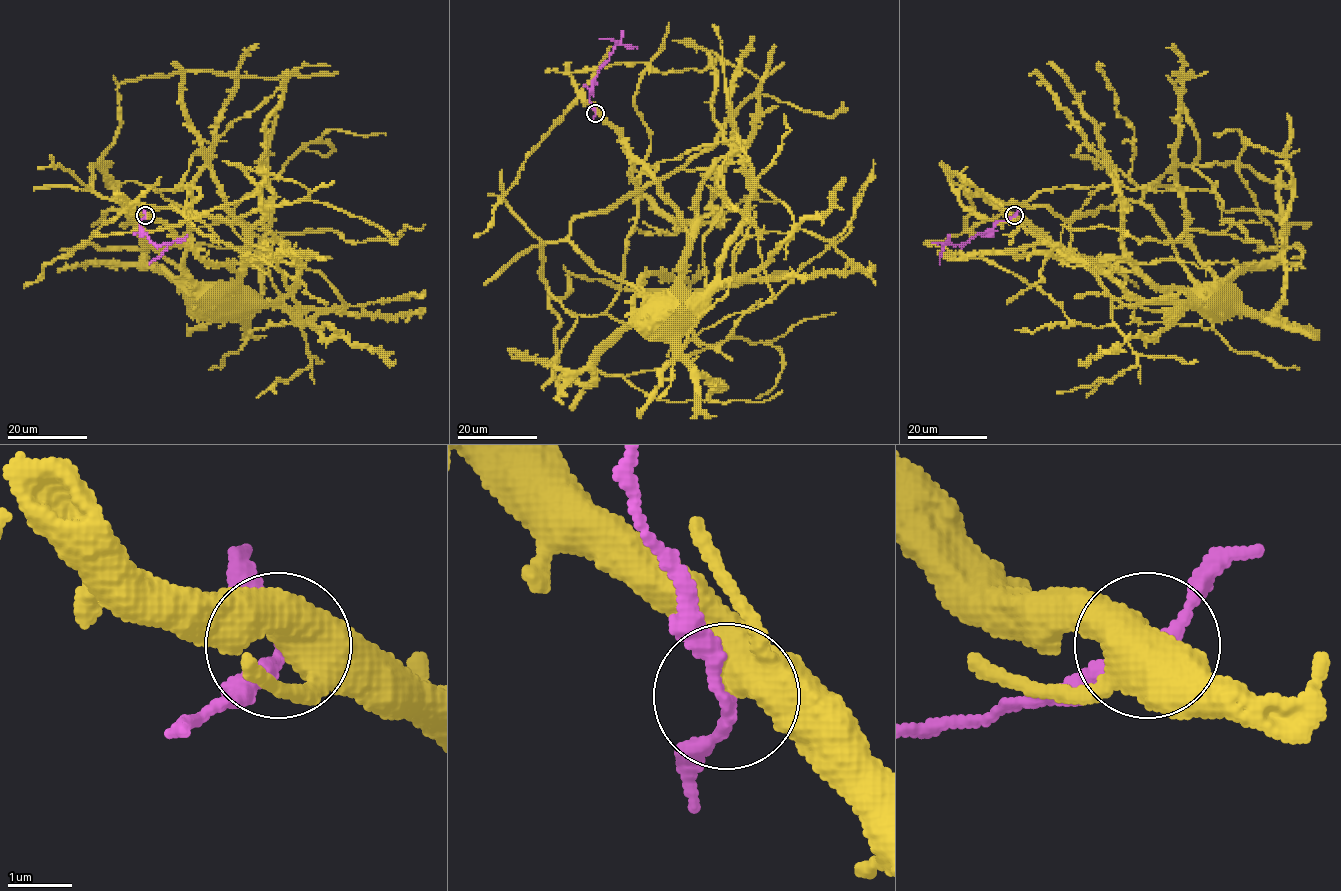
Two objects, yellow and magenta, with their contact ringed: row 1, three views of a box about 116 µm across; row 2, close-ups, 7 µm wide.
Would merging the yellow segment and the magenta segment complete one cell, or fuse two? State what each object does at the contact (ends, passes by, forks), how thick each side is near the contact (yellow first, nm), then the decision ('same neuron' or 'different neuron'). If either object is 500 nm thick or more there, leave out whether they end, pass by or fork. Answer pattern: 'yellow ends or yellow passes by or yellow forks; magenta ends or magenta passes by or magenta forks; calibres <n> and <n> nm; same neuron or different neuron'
yellow forks; magenta passes by; calibres 400 and 200 nm; different neuron

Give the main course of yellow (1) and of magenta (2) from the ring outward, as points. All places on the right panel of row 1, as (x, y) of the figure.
1: (1013, 215), (1039, 229), (1080, 262), (1109, 263), (1140, 271), (1159, 286), (1197, 290), (1203, 300)
2: (1013, 215), (999, 220), (992, 228), (978, 233), (962, 246), (944, 245), (939, 264)

